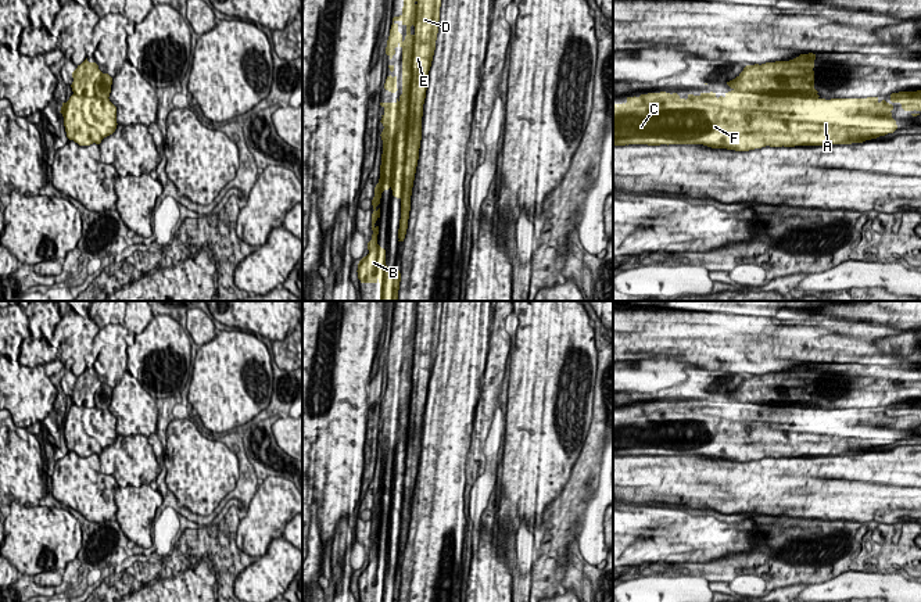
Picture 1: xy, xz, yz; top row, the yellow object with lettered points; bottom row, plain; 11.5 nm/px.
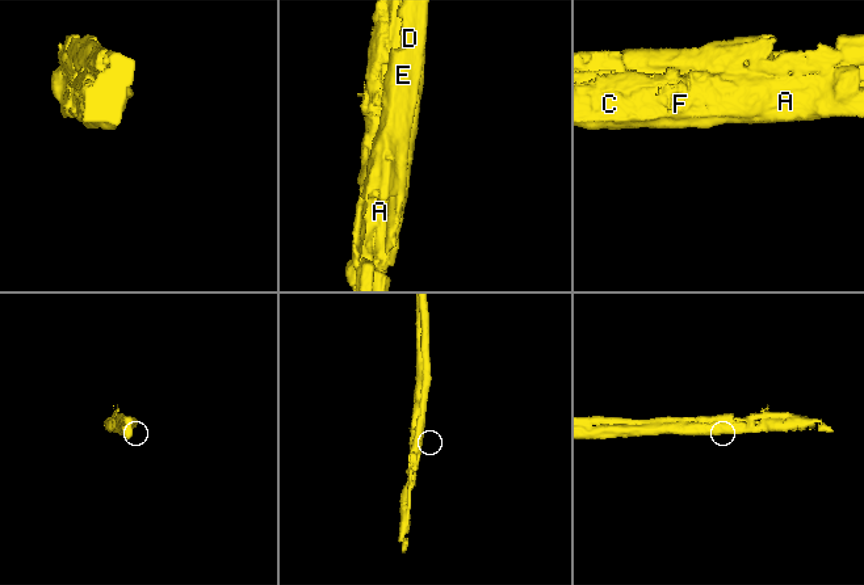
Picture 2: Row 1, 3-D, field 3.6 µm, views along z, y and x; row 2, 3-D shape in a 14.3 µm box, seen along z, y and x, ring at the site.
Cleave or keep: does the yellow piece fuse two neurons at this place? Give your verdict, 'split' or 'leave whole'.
split

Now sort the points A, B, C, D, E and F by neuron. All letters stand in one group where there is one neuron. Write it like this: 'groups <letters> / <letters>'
groups A B C F / D E

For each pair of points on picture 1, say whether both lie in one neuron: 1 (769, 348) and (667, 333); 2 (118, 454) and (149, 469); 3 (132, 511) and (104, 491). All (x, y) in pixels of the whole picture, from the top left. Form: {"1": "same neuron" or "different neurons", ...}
{"1": "same neuron", "2": "same neuron", "3": "different neurons"}

